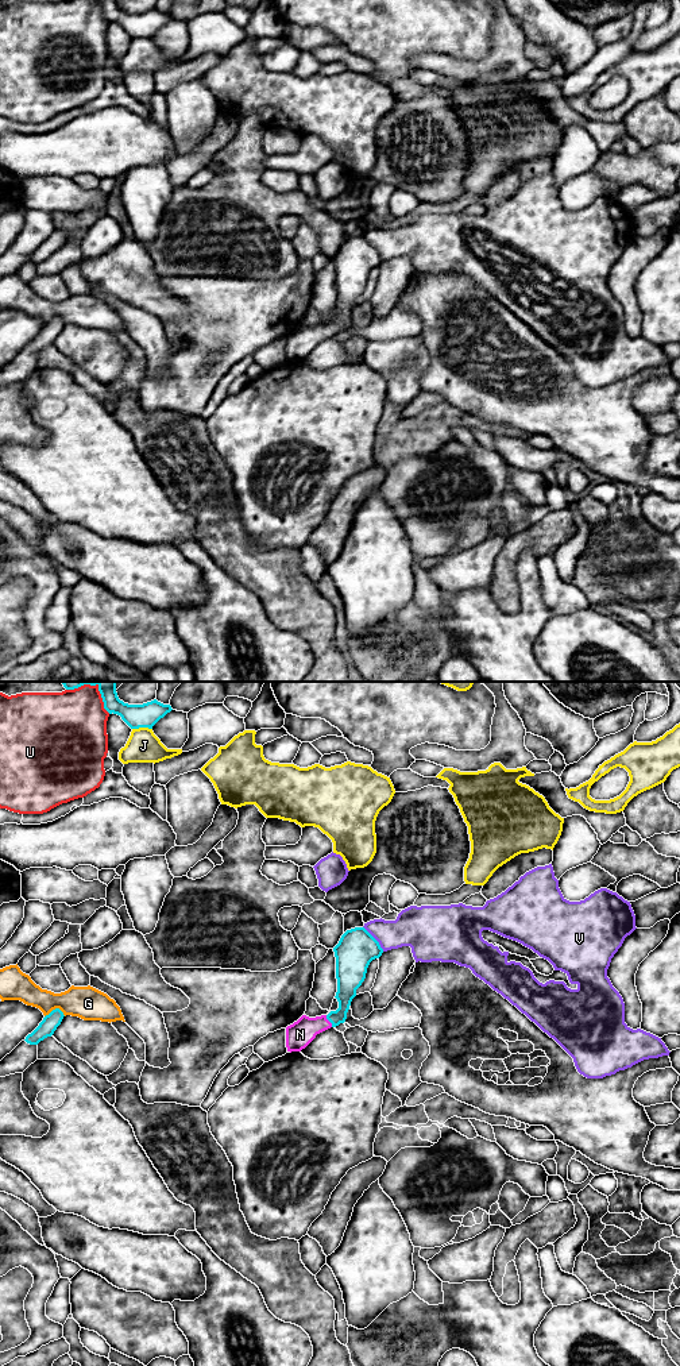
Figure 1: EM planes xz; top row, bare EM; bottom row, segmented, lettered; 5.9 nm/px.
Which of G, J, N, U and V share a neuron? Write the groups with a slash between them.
G / J / N / U / V

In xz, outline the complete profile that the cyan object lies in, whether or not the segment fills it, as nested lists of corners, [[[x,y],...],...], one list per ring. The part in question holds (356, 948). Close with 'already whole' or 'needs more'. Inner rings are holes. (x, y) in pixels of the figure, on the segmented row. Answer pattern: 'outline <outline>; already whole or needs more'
outline [[[364,929],[347,930],[333,948],[336,957],[336,999],[339,1008],[328,1015],[309,1018],[302,1015],[297,1022],[286,1027],[287,1051],[301,1051],[317,1034],[344,1023],[356,989],[366,979],[370,962],[383,953],[379,942]]]; needs more

